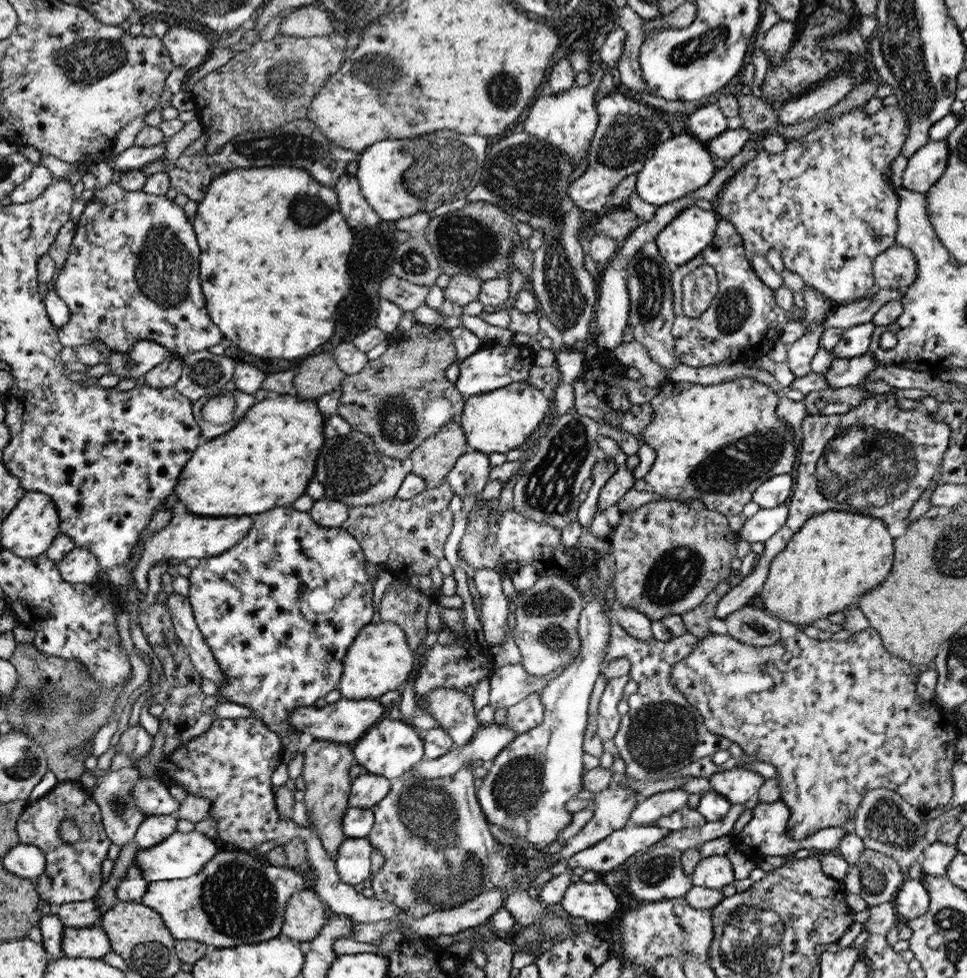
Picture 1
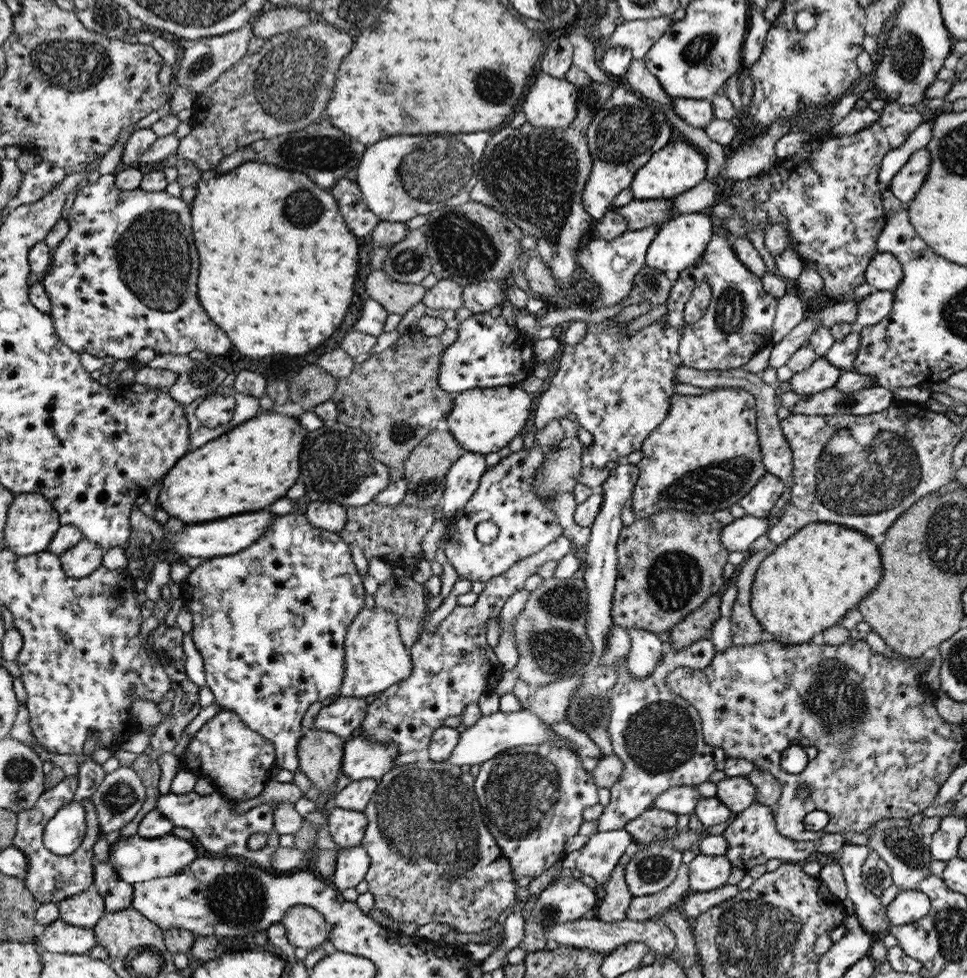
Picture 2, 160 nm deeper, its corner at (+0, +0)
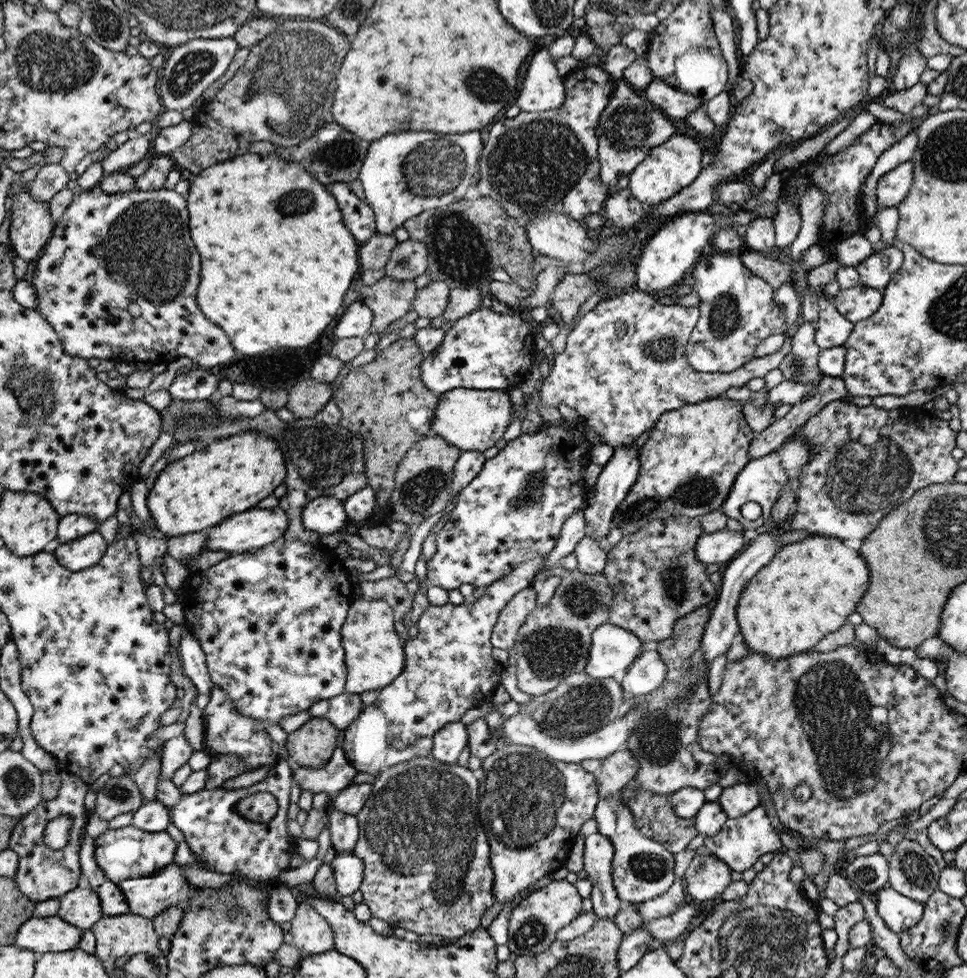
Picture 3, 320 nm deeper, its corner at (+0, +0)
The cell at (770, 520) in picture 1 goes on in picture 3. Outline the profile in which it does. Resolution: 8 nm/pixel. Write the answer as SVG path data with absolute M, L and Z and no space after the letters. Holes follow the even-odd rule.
M726 528L704 534L695 546L697 559L702 564L708 564L711 569L721 569L747 545L744 542L744 532L732 532Z

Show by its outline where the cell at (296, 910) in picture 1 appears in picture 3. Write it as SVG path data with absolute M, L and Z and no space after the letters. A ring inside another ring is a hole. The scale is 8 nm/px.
M300 902L290 924L292 943L303 955L317 955L334 948L331 925L312 905Z

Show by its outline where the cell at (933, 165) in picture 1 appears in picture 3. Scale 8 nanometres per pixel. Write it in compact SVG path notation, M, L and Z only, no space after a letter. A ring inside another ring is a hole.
M903 162L887 172L876 187L877 209L898 206L913 186L913 164Z

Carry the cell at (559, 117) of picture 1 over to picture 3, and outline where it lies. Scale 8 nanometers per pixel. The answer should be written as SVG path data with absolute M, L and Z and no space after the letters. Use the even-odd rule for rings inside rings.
M548 49L530 56L530 64L516 100L517 107L527 114L557 109L565 99L564 79L558 75Z

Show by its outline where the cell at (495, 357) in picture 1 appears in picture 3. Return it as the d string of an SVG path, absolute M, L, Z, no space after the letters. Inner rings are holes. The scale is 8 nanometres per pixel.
M491 308L477 309L446 330L440 346L421 362L420 378L436 396L454 388L508 392L531 378L530 366L536 352L531 327L520 316L498 314Z

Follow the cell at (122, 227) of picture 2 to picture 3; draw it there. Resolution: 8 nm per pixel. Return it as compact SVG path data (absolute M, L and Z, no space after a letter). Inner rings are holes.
M97 185L92 189L84 189L79 196L73 199L62 217L56 223L55 232L46 244L43 256L37 261L34 270L32 285L36 289L37 312L42 314L62 338L63 348L72 356L80 358L98 358L99 360L114 360L116 362L145 362L154 364L160 369L166 364L181 356L193 360L195 366L213 367L228 362L234 356L231 340L219 326L212 324L200 311L195 296L198 293L200 282L200 256L194 248L190 238L190 212L187 209L187 200L174 189L162 187L153 191L141 191L136 188L132 191L108 193Z

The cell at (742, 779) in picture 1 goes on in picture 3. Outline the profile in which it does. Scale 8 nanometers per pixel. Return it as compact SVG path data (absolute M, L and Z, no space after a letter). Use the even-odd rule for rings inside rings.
M737 783L723 788L716 802L720 804L728 819L736 819L759 806L759 792L756 786L750 783Z

